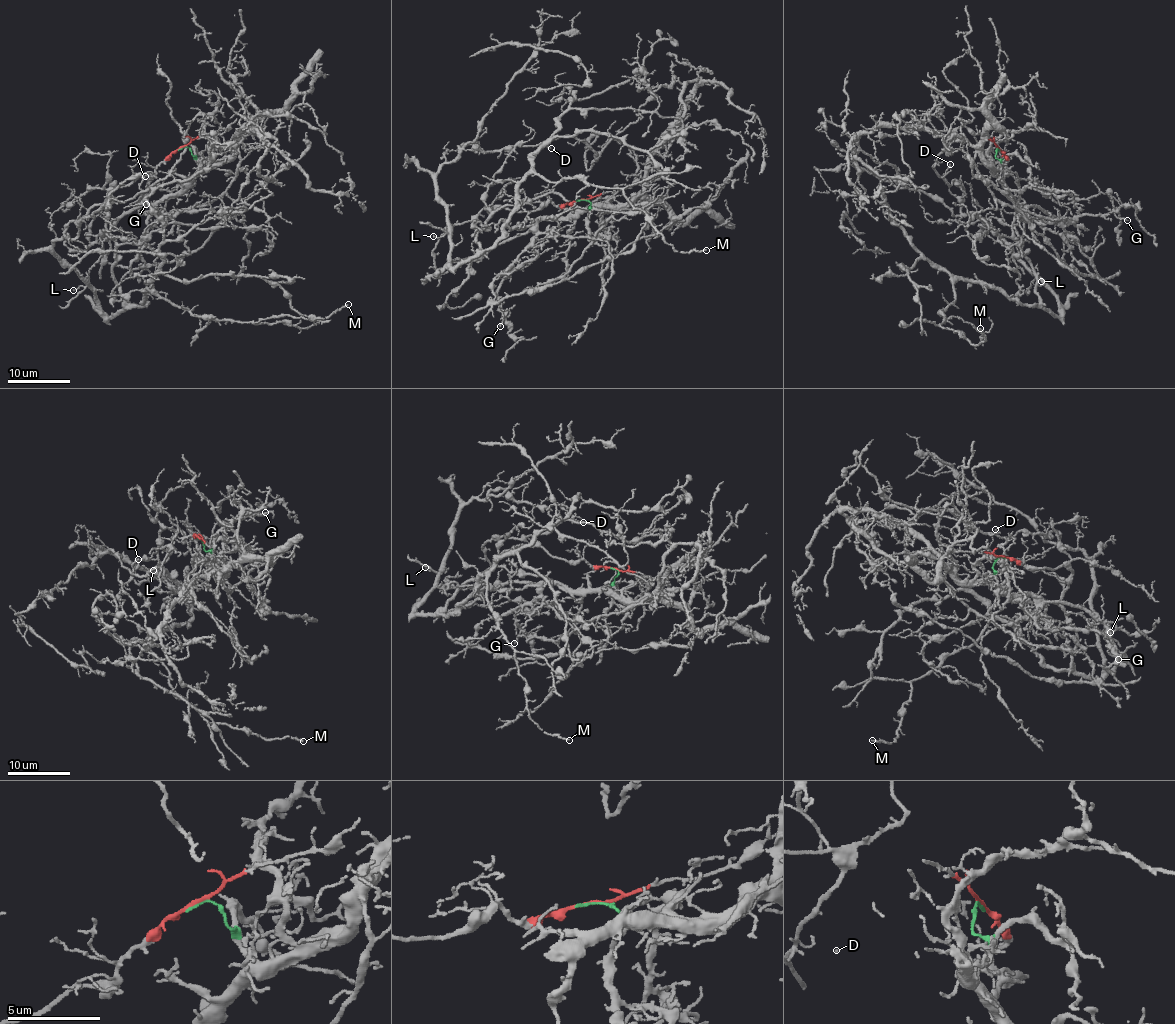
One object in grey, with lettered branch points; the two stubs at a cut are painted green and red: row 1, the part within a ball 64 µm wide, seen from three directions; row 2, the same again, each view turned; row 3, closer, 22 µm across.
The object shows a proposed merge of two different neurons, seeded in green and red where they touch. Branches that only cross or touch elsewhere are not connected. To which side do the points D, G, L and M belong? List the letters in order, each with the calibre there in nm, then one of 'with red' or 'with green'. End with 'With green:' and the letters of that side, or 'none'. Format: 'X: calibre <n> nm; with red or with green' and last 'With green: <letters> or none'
D: calibre 120 nm; with red
G: calibre 130 nm; with green
L: calibre 110 nm; with red
M: calibre 180 nm; with red
With green: G

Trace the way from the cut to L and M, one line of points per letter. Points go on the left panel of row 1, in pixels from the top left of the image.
L: (181, 147), (155, 172), (119, 187), (104, 205), (120, 310), (106, 315), (94, 291), (86, 285), (73, 291)
M: (181, 147), (104, 205), (112, 278), (128, 303), (139, 307), (149, 290), (193, 315), (301, 328), (348, 304)

